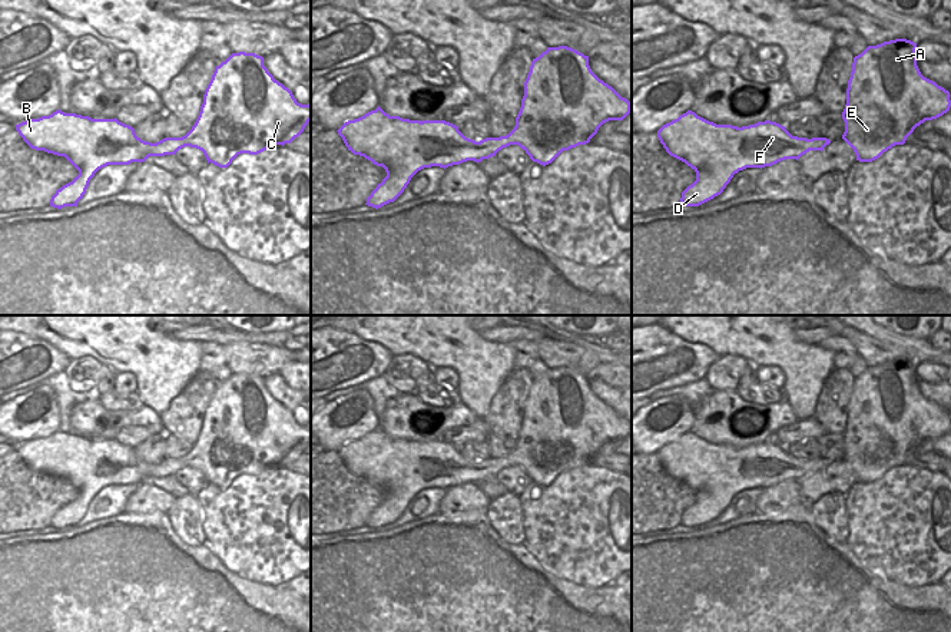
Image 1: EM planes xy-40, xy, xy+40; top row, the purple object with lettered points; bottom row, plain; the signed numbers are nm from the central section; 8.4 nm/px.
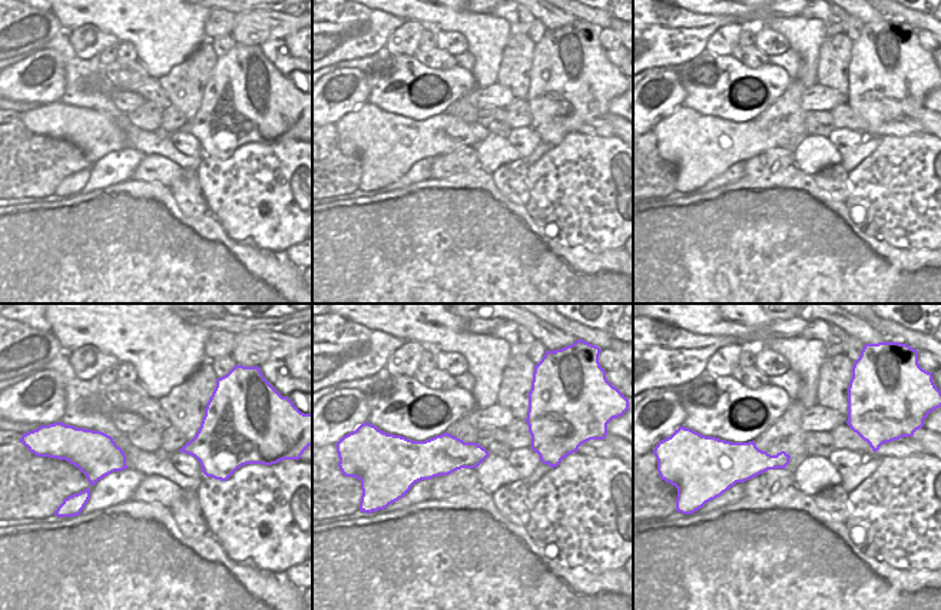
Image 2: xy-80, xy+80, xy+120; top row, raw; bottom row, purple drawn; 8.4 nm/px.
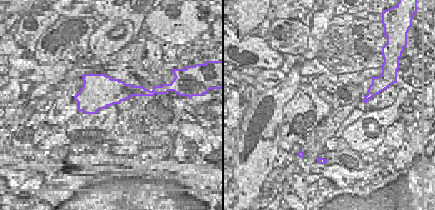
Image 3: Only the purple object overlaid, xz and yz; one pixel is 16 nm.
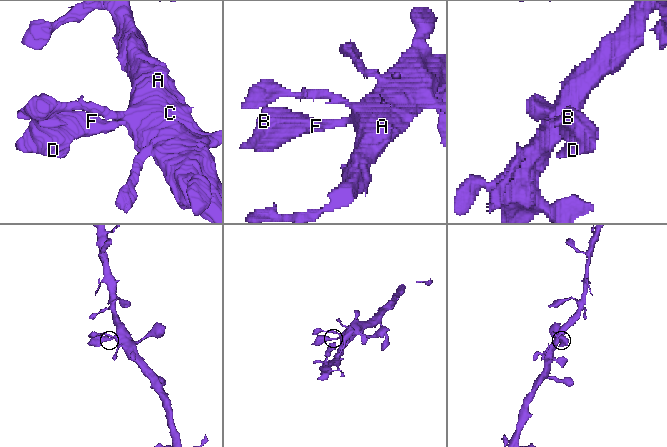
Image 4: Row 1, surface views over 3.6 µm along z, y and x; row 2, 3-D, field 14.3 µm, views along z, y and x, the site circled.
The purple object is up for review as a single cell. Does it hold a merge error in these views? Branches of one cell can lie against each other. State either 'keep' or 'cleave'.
keep

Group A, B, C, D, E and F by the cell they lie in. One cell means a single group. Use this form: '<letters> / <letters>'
A B C D E F

